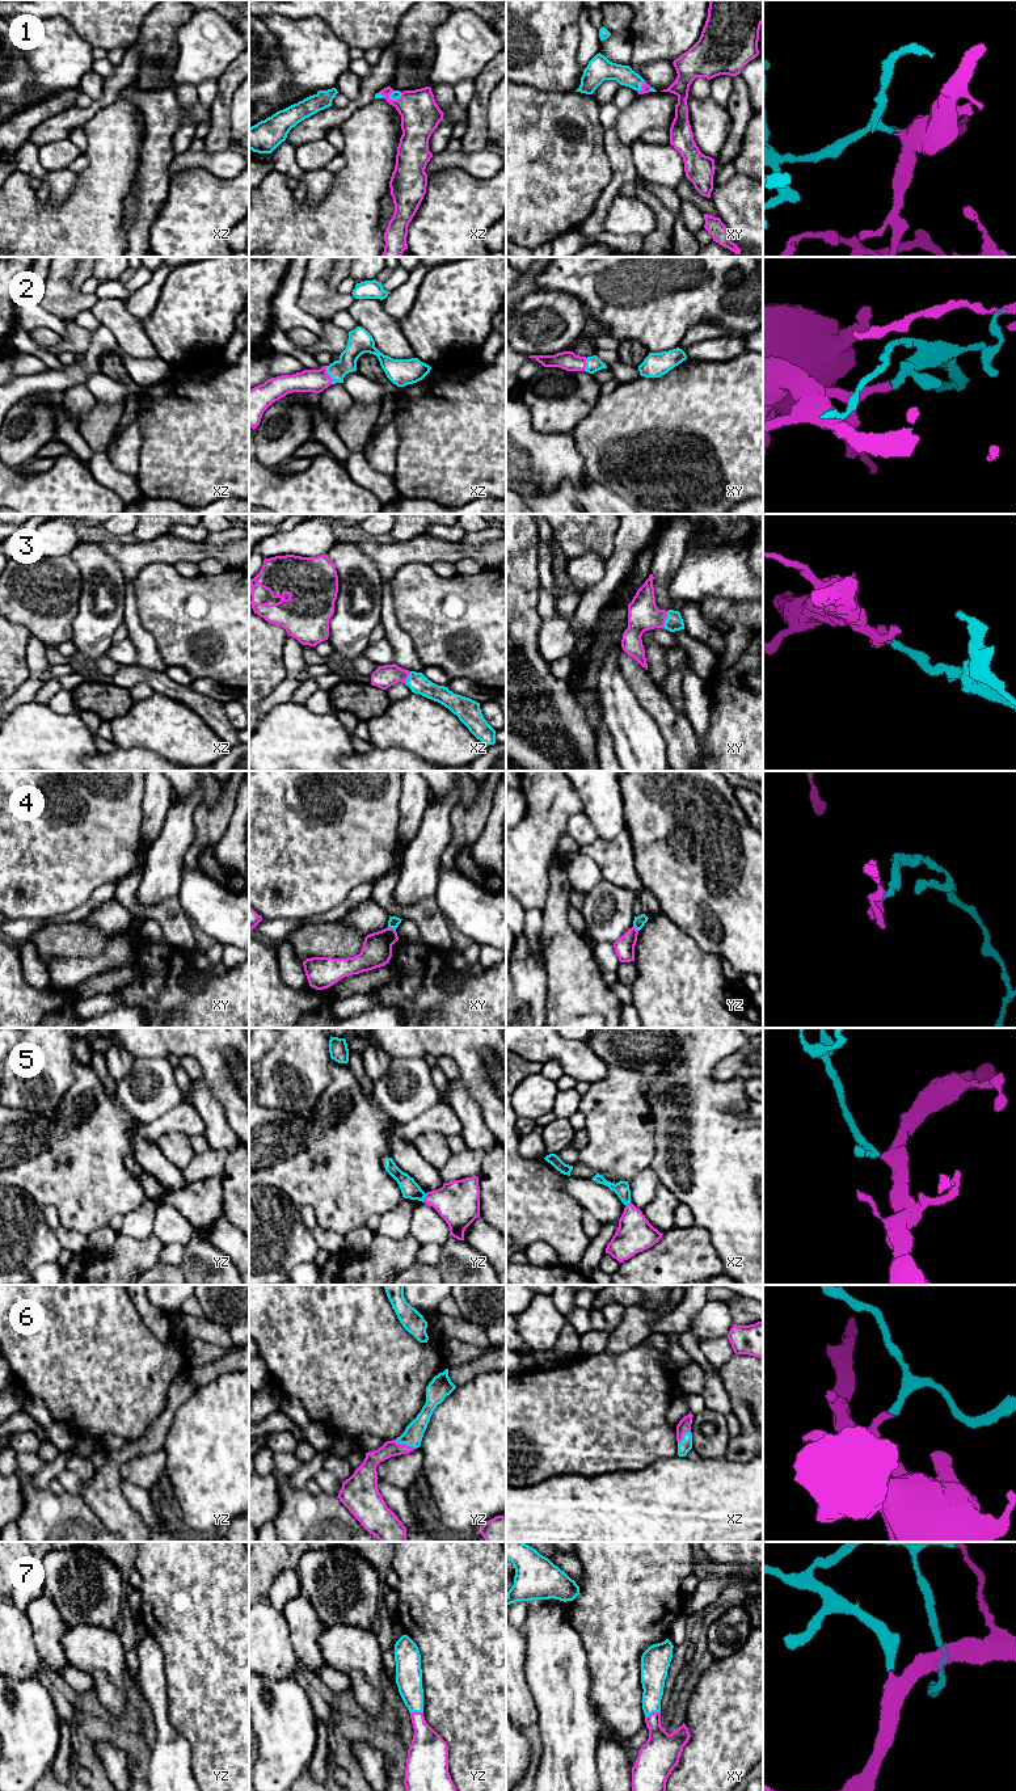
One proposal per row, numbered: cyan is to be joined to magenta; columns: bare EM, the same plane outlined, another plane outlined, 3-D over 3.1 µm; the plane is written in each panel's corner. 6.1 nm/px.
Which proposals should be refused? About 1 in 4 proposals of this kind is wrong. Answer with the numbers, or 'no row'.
4

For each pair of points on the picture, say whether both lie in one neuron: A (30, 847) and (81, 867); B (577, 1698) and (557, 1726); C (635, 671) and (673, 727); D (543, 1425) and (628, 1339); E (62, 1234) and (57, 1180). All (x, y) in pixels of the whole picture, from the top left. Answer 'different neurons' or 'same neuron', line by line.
A: same neuron
B: same neuron
C: same neuron
D: different neurons
E: different neurons

